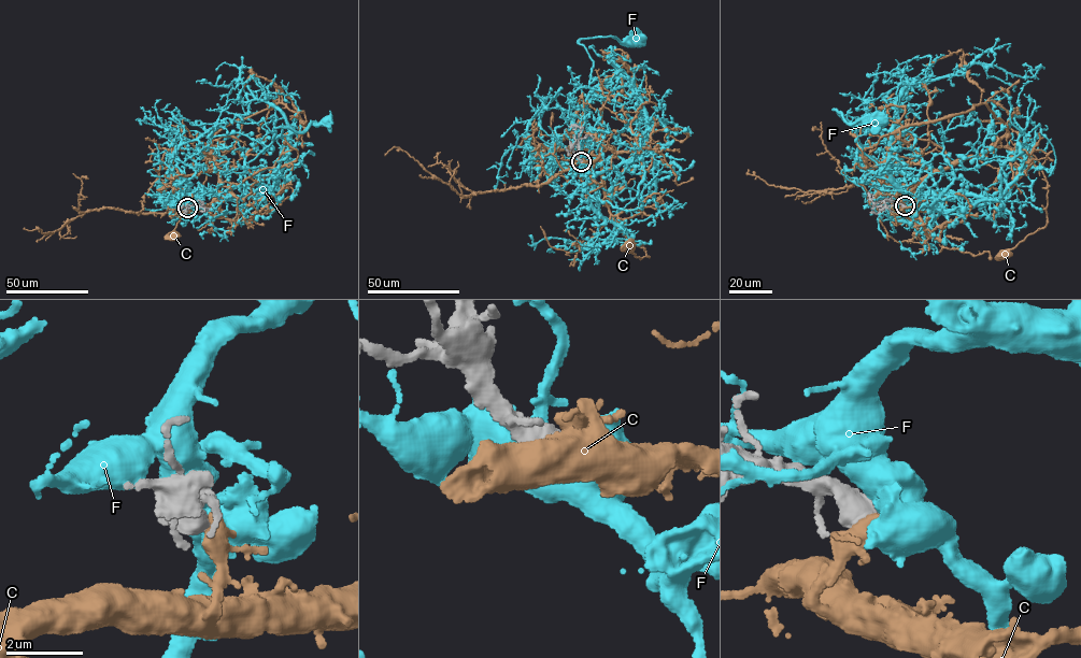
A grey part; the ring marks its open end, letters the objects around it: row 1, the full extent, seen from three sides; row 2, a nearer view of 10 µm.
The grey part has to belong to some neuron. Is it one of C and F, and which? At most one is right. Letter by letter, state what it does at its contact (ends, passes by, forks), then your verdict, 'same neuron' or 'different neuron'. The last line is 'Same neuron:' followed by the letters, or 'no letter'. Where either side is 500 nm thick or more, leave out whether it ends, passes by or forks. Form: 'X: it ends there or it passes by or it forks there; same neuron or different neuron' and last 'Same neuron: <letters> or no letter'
C: it passes by; different neuron
F: different neuron
Same neuron: no letter

